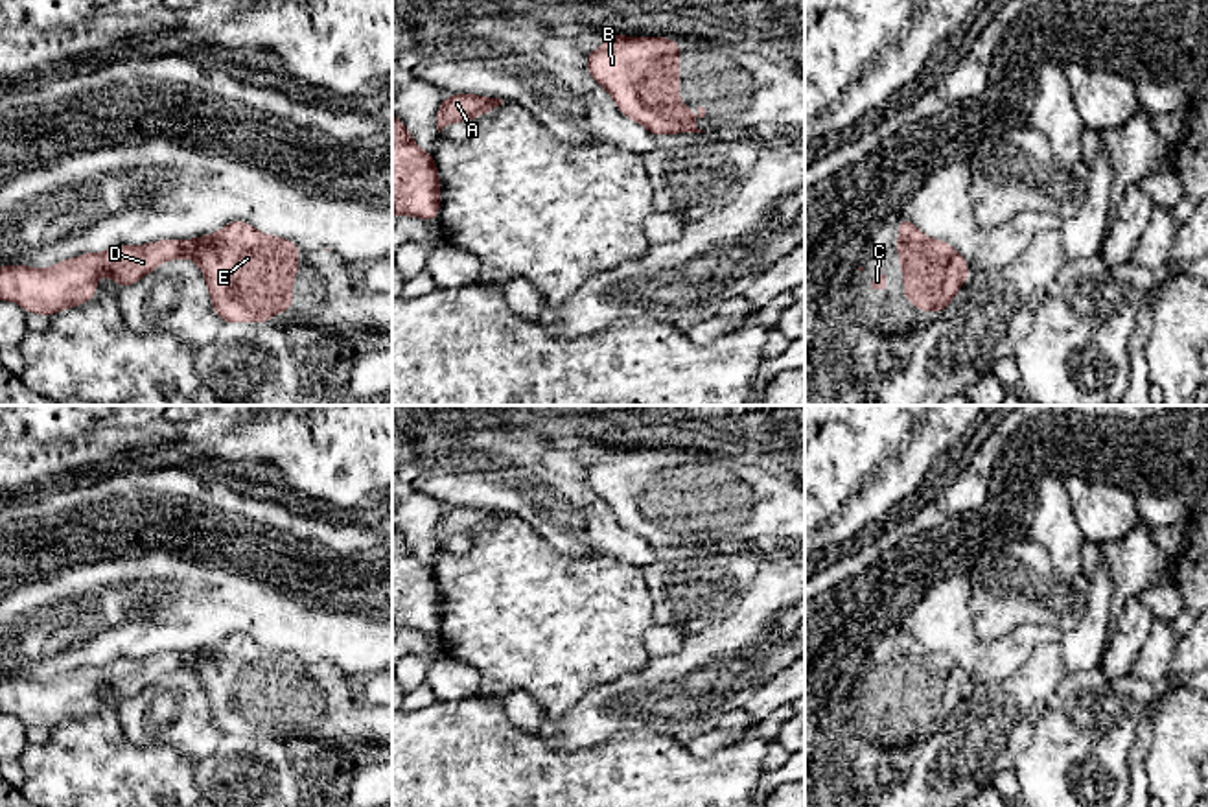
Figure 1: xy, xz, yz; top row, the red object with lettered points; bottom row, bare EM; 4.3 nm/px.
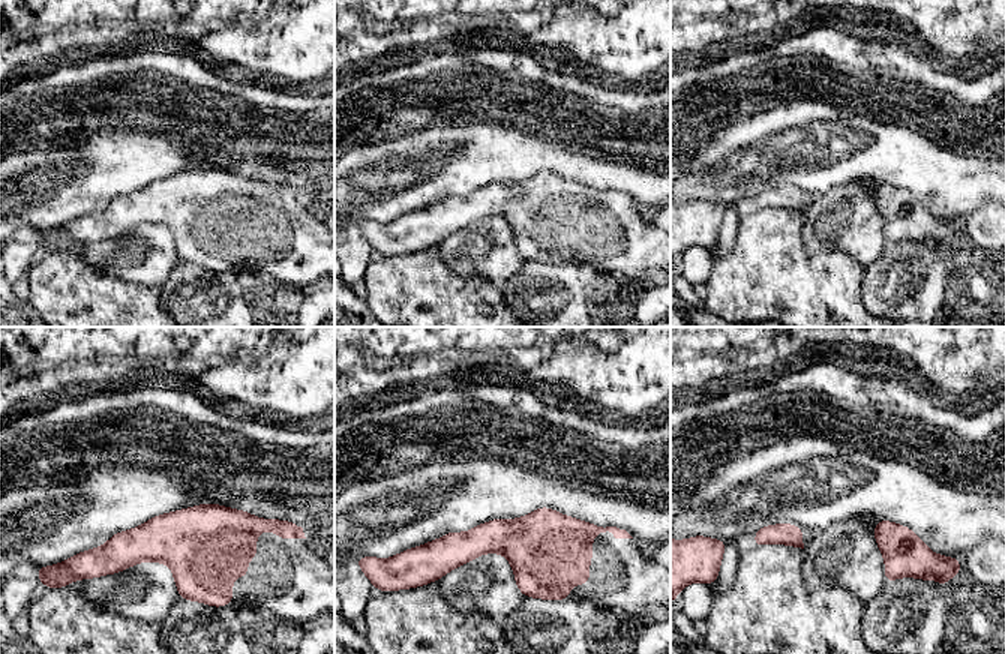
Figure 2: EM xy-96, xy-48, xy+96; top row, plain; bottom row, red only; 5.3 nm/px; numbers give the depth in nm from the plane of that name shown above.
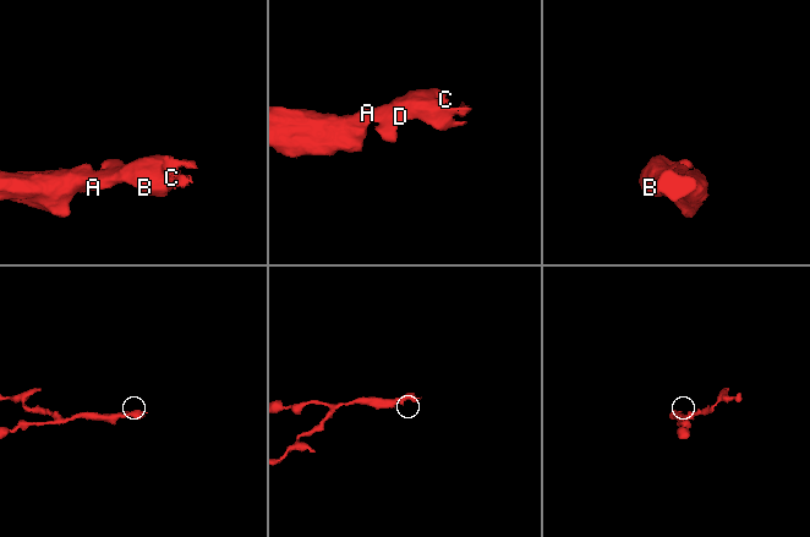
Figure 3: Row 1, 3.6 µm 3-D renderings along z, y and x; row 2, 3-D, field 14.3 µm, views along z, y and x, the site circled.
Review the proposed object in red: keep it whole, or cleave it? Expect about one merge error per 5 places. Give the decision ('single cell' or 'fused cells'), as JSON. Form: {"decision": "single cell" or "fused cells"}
{"decision": "single cell"}

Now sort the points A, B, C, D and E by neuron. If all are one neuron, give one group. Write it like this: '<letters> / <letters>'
A B C D E

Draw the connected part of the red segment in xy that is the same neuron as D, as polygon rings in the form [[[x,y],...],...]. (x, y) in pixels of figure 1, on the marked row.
[[[232,221],[221,230],[195,240],[160,240],[147,245],[116,245],[103,252],[87,252],[57,262],[48,269],[28,265],[0,267],[0,300],[13,300],[26,313],[55,315],[96,297],[96,282],[107,273],[118,287],[131,286],[175,258],[195,260],[206,280],[212,308],[223,322],[269,322],[280,310],[293,308],[293,280],[298,271],[295,241],[256,230],[247,221]]]

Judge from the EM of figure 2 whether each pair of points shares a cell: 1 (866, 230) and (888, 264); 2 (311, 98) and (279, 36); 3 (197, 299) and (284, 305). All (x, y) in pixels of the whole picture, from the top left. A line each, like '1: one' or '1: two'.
1: two
2: two
3: one

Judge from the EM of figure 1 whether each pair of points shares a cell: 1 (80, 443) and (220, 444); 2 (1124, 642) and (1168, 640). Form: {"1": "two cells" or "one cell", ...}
{"1": "one cell", "2": "two cells"}

